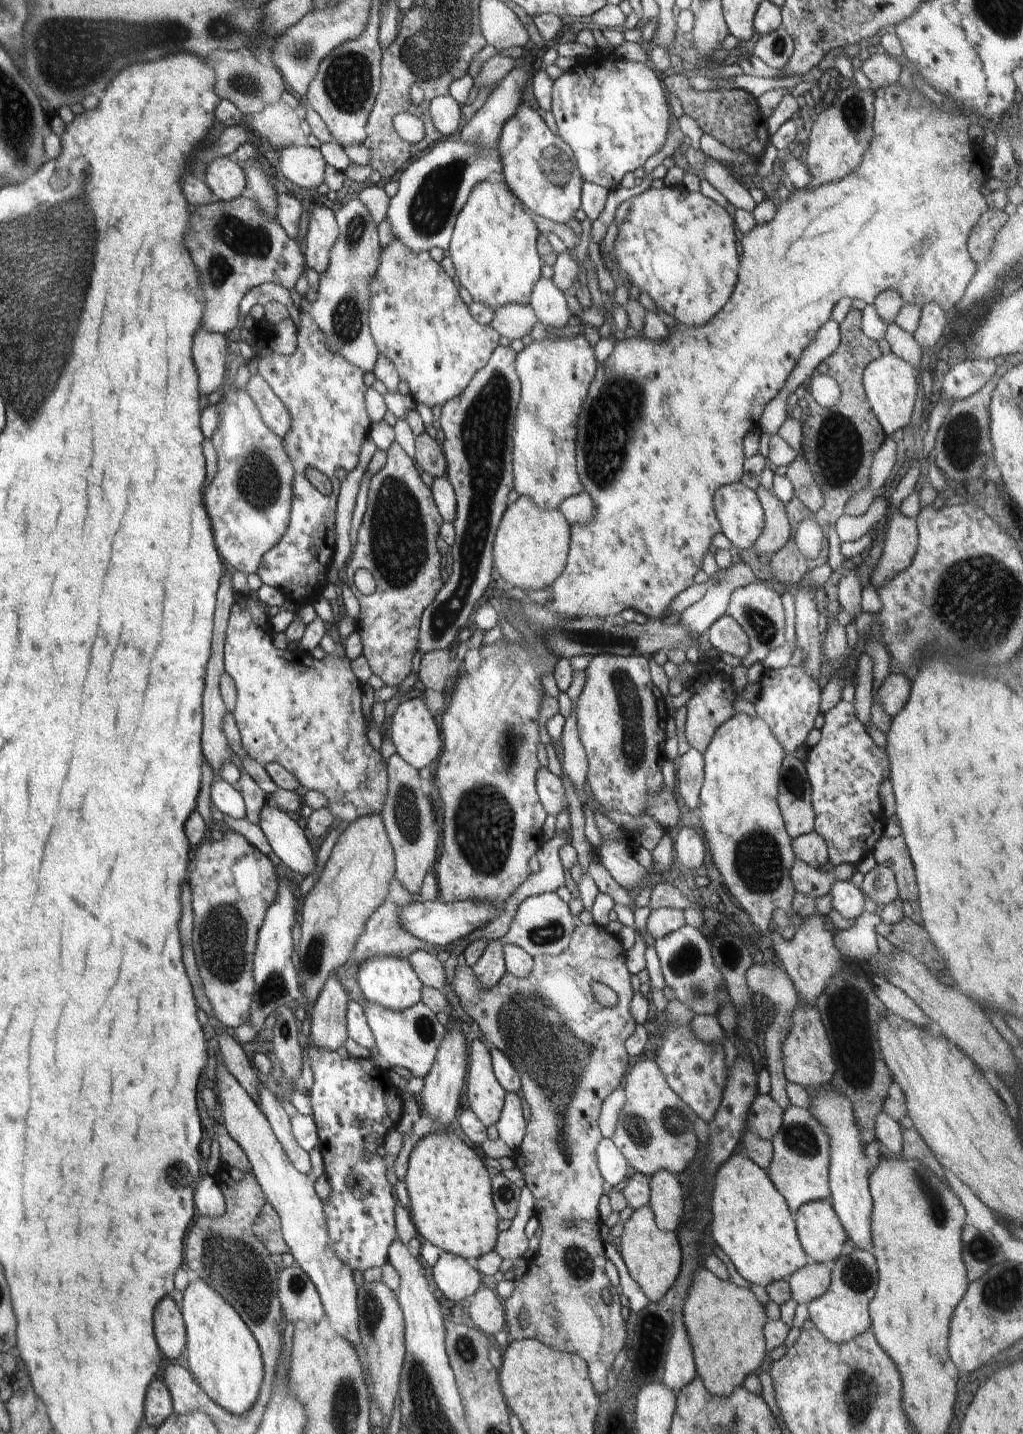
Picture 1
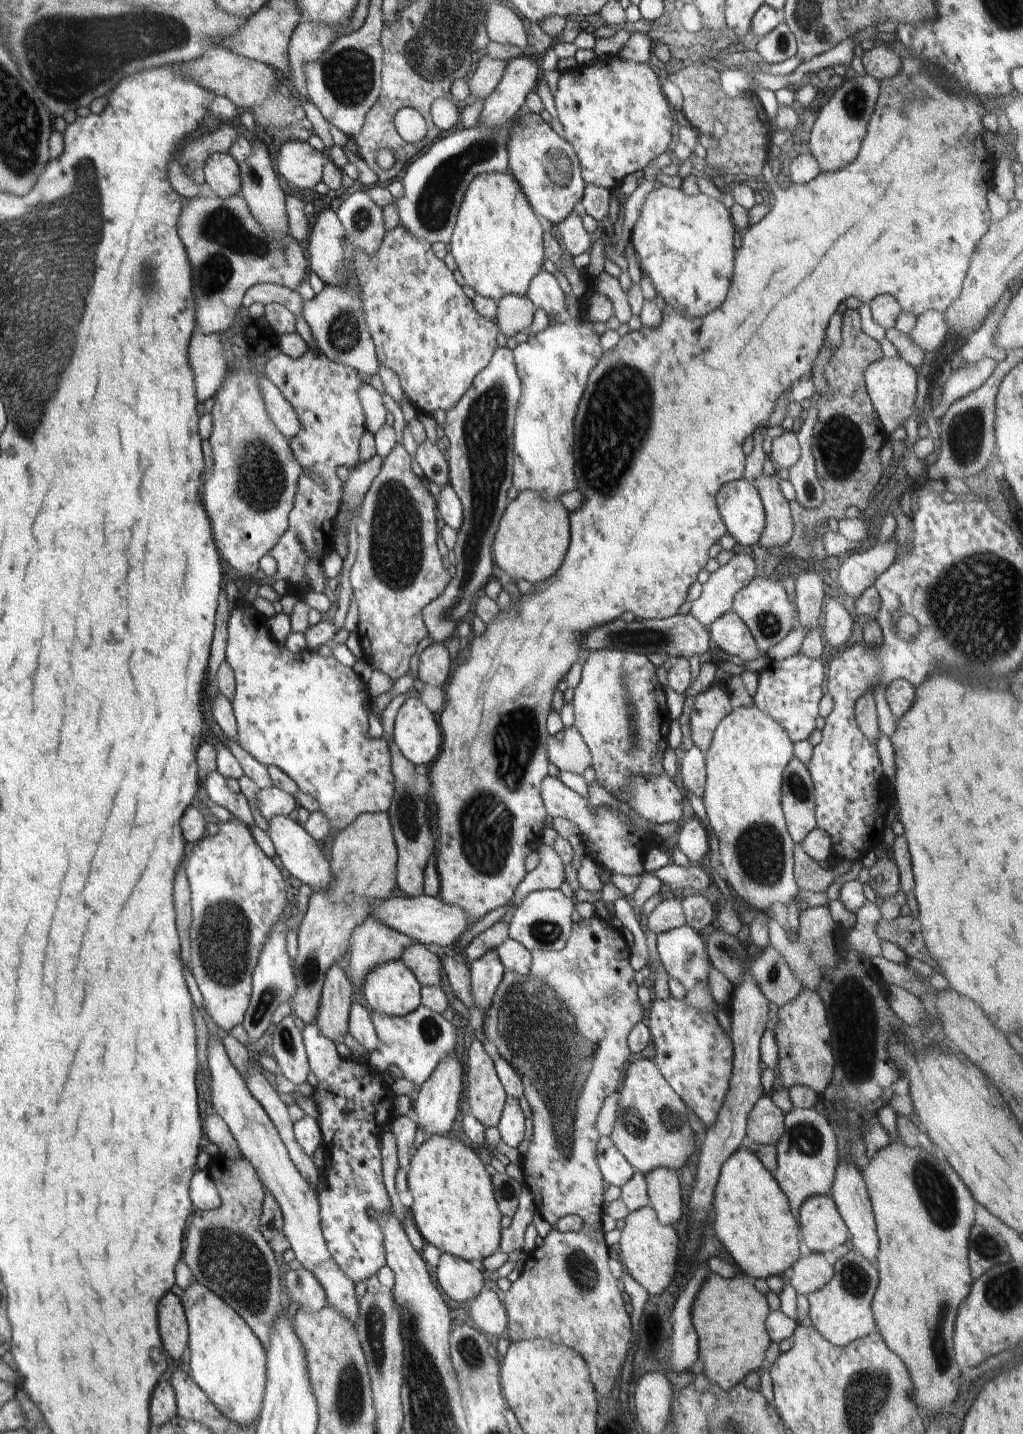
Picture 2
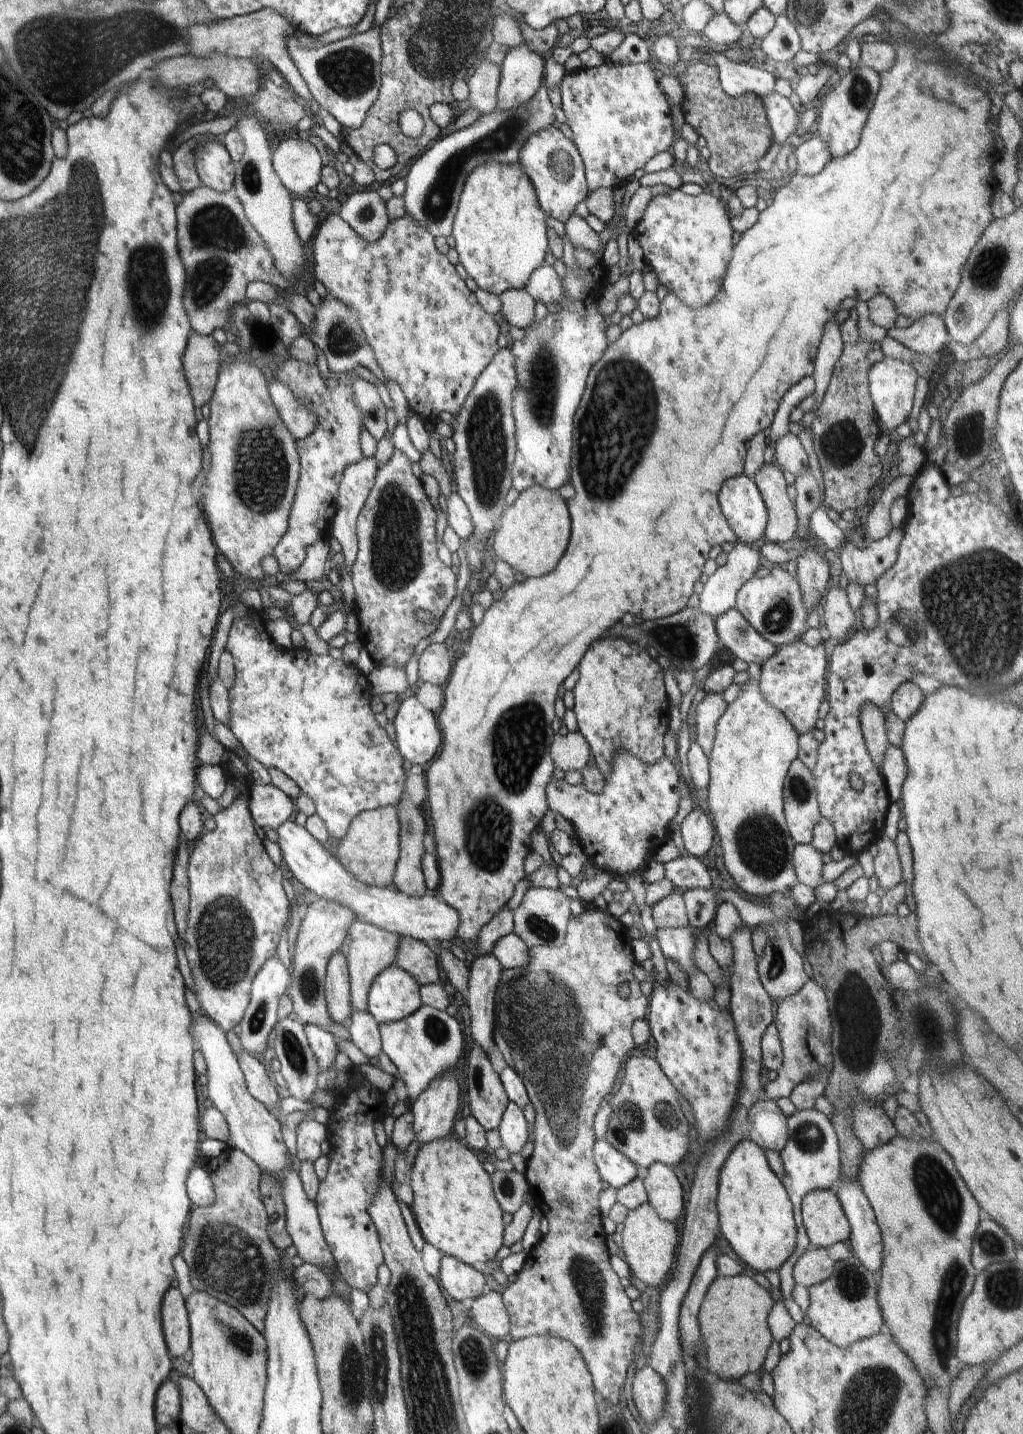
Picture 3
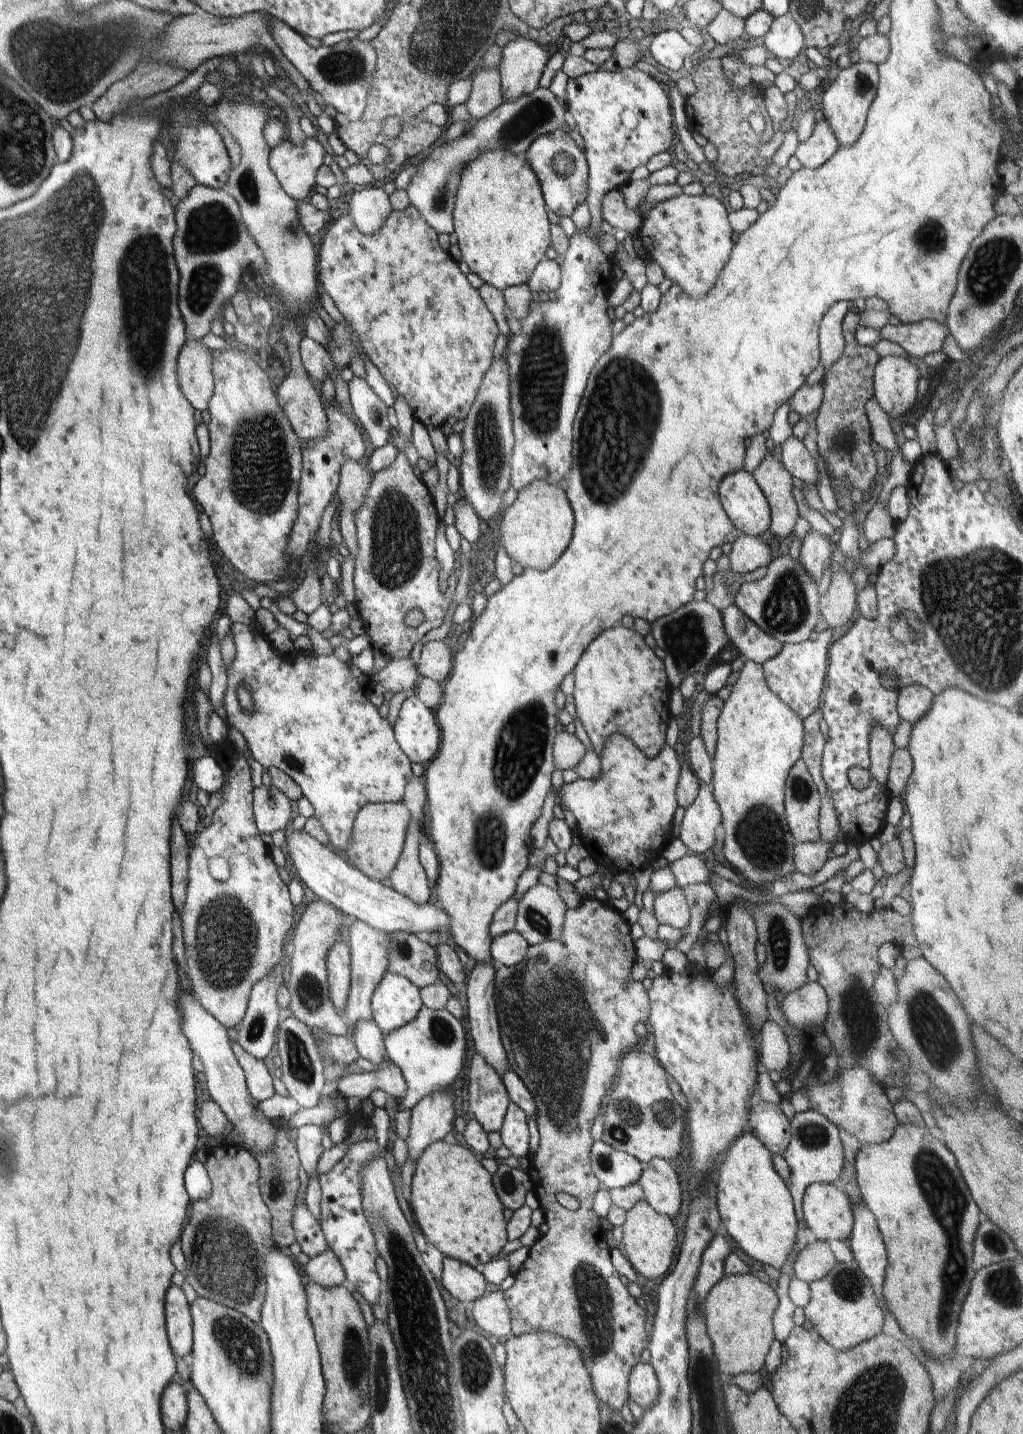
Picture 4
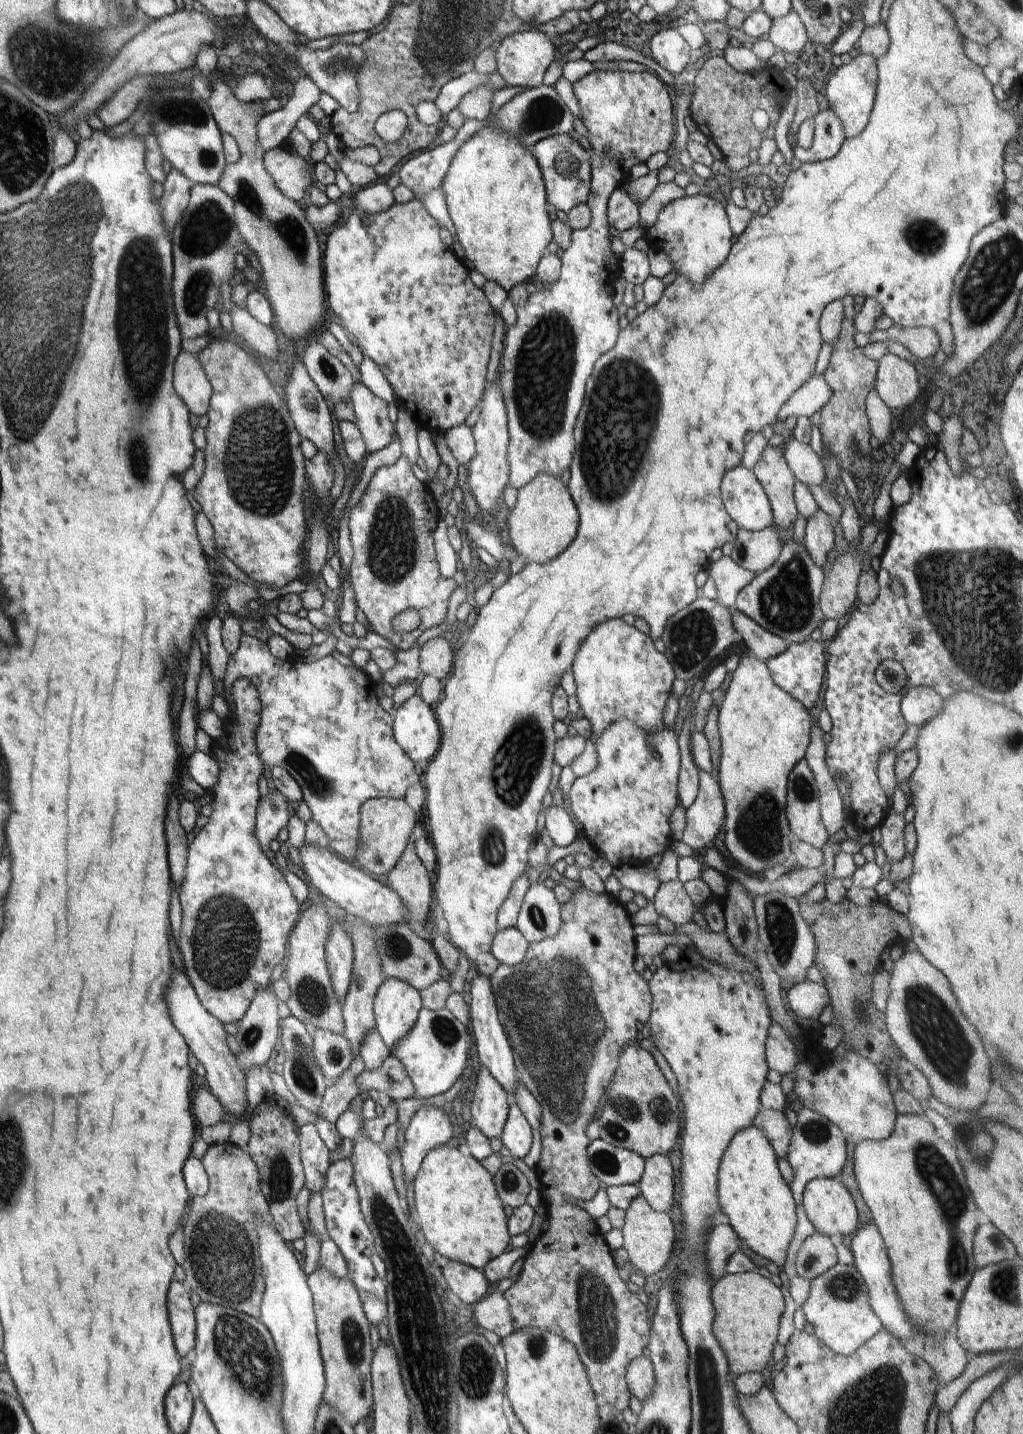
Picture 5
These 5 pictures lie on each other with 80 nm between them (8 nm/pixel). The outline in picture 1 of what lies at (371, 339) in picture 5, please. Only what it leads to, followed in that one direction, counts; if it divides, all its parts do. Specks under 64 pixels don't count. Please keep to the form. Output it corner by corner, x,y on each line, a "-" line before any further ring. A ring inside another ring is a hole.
312,204
308,211
309,228
306,234
304,259
307,267
314,269
320,276
330,266
330,250
340,234
335,212
324,206
-
394,238
389,246
382,248
378,267
367,287
370,290
369,330
372,339
378,352
392,362
399,378
408,383
410,398
416,404
432,409
460,396
474,374
487,366
490,356
499,346
498,332
490,324
480,324
472,318
468,304
460,297
459,288
442,265
426,250
412,252
404,246
404,240

